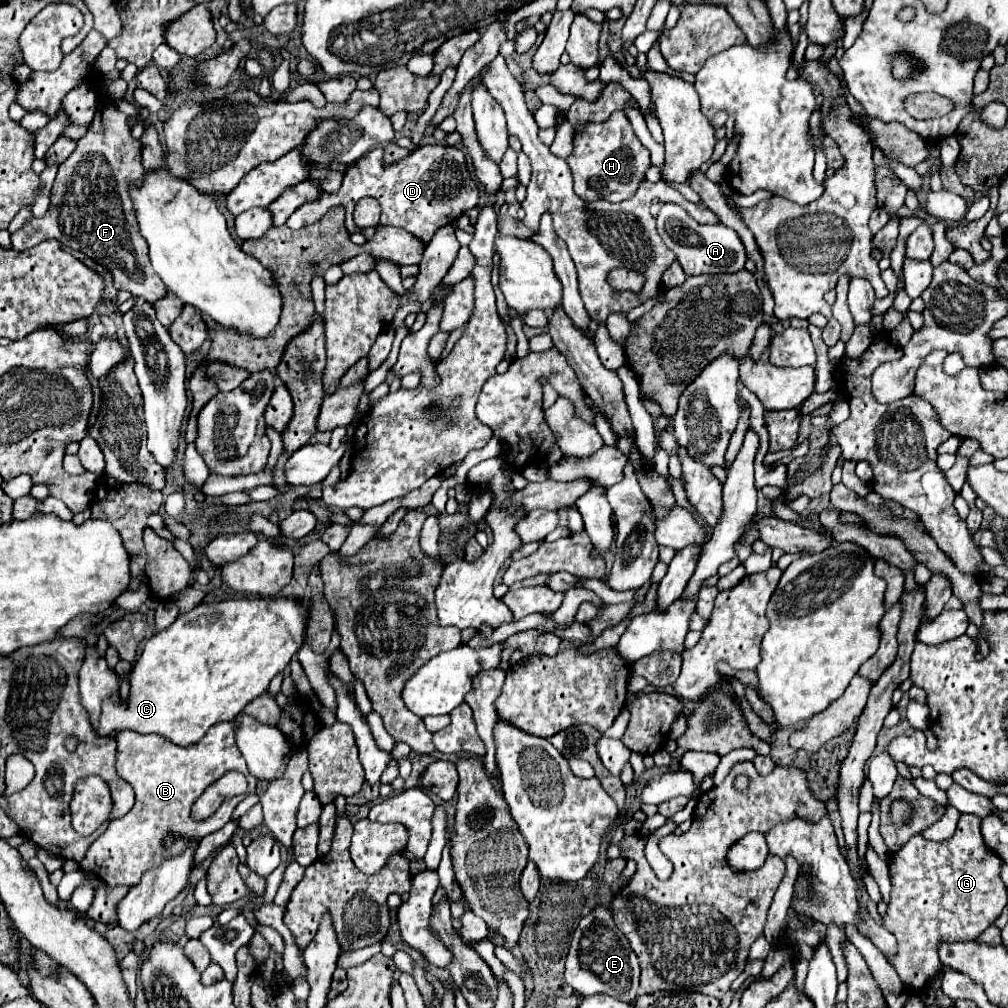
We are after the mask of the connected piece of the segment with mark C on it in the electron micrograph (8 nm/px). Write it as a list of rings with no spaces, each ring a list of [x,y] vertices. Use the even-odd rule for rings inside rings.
[[[227,599],[197,605],[193,611],[179,615],[171,627],[155,633],[145,643],[141,657],[125,677],[131,687],[129,697],[119,697],[117,701],[107,697],[103,701],[97,735],[107,737],[113,731],[121,733],[131,729],[143,735],[155,733],[179,747],[197,743],[209,727],[219,721],[233,721],[251,699],[267,691],[271,679],[285,669],[303,645],[305,621],[307,605],[295,599]]]

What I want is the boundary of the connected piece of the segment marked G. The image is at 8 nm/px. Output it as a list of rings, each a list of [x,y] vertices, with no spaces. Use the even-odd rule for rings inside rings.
[[[961,815],[957,831],[951,839],[935,843],[923,837],[911,837],[899,849],[899,853],[891,855],[893,857],[893,863],[889,867],[891,901],[887,913],[881,919],[883,919],[883,927],[897,937],[897,951],[889,963],[897,971],[901,983],[909,985],[909,989],[915,993],[923,991],[931,983],[931,979],[943,971],[943,963],[937,953],[941,943],[979,937],[987,927],[991,927],[997,921],[997,917],[1007,905],[1007,891],[999,877],[999,869],[1003,861],[997,855],[991,855],[987,847],[983,847],[983,837],[979,827],[981,827],[981,819],[975,819],[975,815],[973,817]]]

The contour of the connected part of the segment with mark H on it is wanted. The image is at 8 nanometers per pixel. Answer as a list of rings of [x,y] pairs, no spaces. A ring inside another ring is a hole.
[[[613,111],[611,117],[603,123],[585,123],[583,131],[573,135],[573,151],[571,155],[565,159],[571,175],[573,175],[573,189],[575,195],[585,199],[585,201],[597,201],[597,199],[607,199],[613,203],[619,203],[627,197],[631,197],[635,193],[635,187],[639,187],[639,183],[645,179],[645,169],[649,167],[649,151],[639,143],[639,139],[635,137],[631,123],[627,121],[623,111]]]

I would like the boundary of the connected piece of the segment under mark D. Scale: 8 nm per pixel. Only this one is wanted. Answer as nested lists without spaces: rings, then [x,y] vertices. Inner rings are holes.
[[[423,145],[421,149],[413,151],[405,159],[383,167],[383,147],[375,147],[369,151],[363,159],[353,163],[353,167],[347,169],[343,183],[337,193],[321,193],[319,199],[303,203],[289,219],[287,227],[291,229],[301,229],[305,225],[311,225],[319,221],[329,207],[343,205],[347,211],[347,231],[349,233],[365,233],[367,239],[371,239],[371,233],[375,233],[373,227],[369,229],[359,229],[353,223],[353,209],[359,199],[363,197],[375,197],[381,205],[381,225],[393,225],[401,227],[425,243],[431,241],[433,233],[447,225],[453,223],[465,209],[471,209],[479,201],[479,191],[475,181],[471,179],[465,163],[463,151],[455,147],[443,147],[443,145]]]

